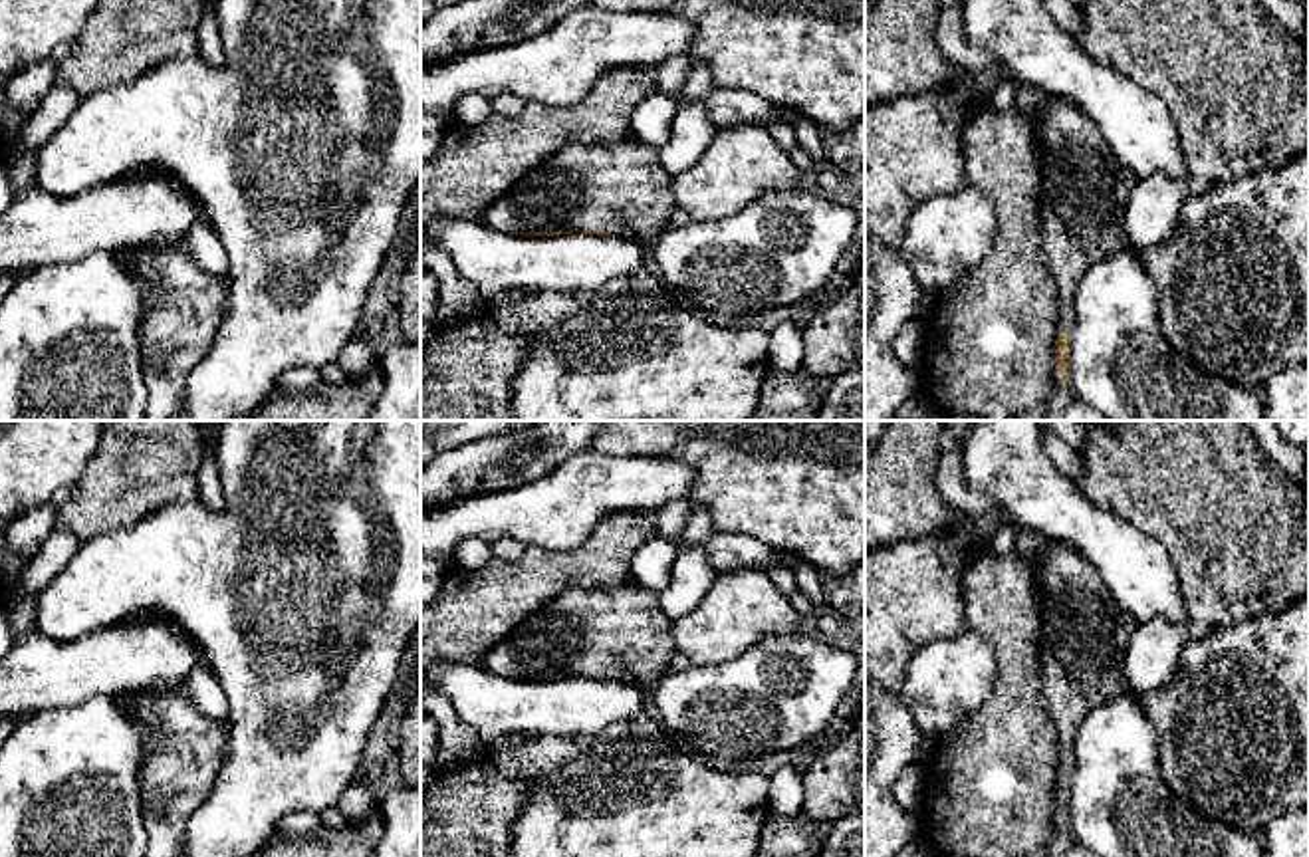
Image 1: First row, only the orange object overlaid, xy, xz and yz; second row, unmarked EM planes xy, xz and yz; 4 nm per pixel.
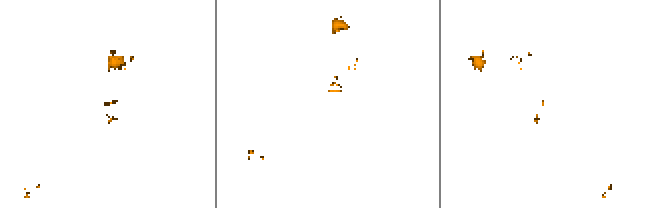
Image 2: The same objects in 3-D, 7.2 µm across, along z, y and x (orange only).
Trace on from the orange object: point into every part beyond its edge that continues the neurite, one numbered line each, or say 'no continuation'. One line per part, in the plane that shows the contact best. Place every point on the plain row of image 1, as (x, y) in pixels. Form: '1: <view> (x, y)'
1: xz (625, 633)

